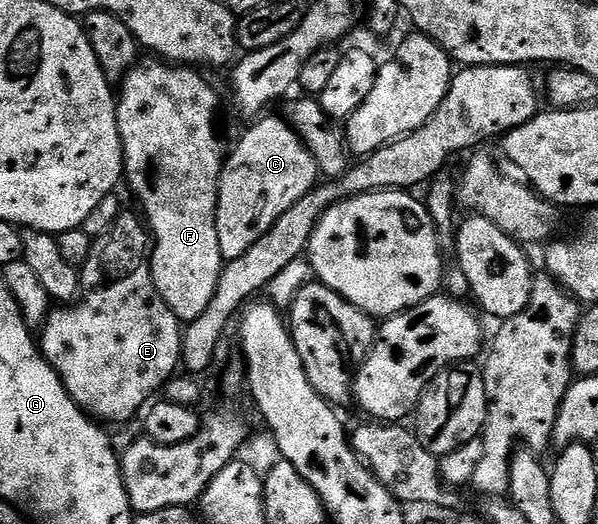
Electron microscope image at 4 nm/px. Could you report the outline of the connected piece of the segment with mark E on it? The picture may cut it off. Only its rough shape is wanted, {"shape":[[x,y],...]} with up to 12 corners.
{"shape":[[141,215],[93,241],[40,352],[80,409],[128,422],[181,365]]}

